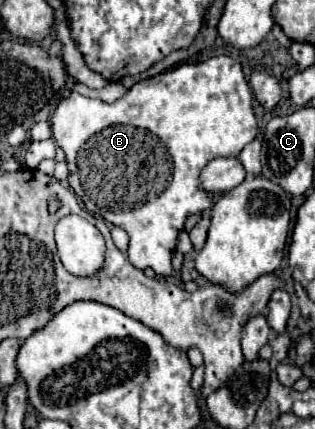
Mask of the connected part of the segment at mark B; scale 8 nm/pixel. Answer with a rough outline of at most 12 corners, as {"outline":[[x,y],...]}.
{"outline":[[227,55],[111,105],[61,99],[51,131],[129,261],[171,275],[211,159],[255,139]]}

